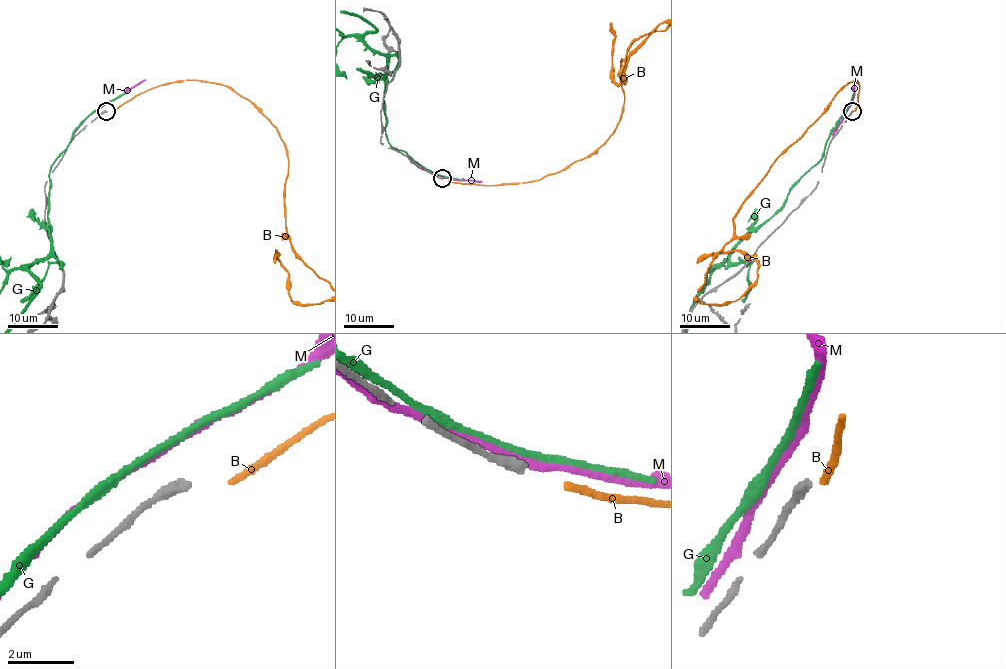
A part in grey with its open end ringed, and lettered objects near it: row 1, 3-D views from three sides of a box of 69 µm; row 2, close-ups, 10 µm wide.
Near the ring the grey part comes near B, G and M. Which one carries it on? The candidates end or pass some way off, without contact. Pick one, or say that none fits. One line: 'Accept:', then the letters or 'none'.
Accept: none

